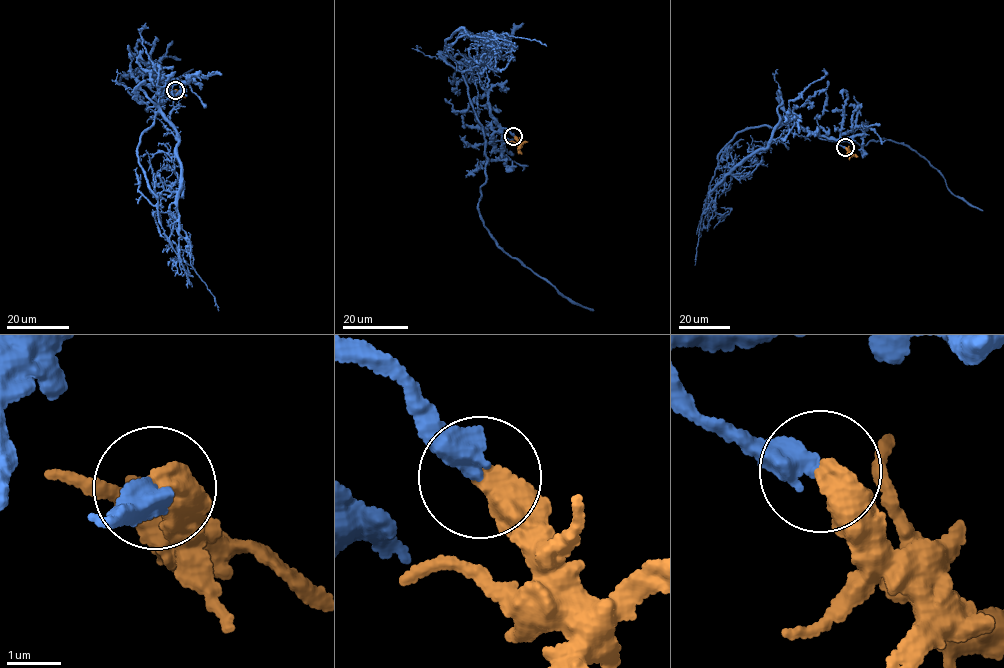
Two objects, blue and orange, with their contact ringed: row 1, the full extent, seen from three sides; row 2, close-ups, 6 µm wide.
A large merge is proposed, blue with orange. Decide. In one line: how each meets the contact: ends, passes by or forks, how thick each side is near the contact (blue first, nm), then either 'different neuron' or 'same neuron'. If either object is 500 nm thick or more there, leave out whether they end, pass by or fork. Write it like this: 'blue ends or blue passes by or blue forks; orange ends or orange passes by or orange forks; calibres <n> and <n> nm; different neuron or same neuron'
calibres 480 and 550 nm; same neuron

